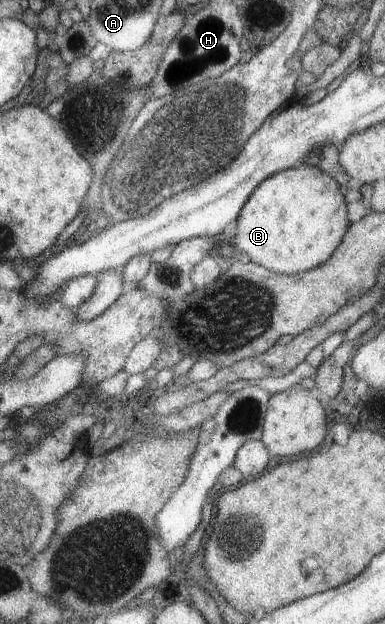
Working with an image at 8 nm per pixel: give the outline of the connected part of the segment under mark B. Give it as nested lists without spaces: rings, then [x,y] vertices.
[[[303,162],[264,178],[243,203],[236,218],[236,228],[235,237],[226,244],[228,252],[261,264],[275,274],[297,274],[323,264],[332,255],[343,240],[349,221],[337,182],[317,166],[307,166]]]

